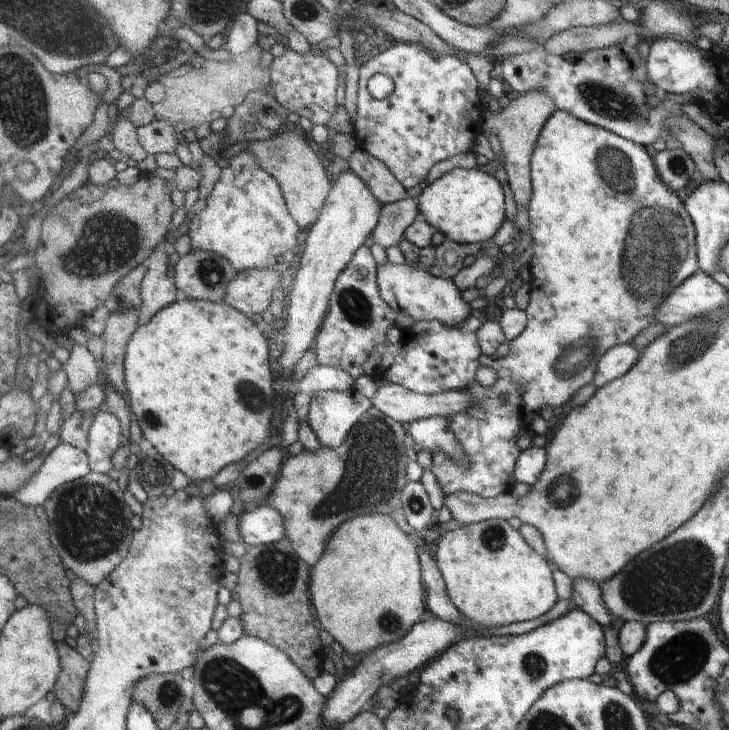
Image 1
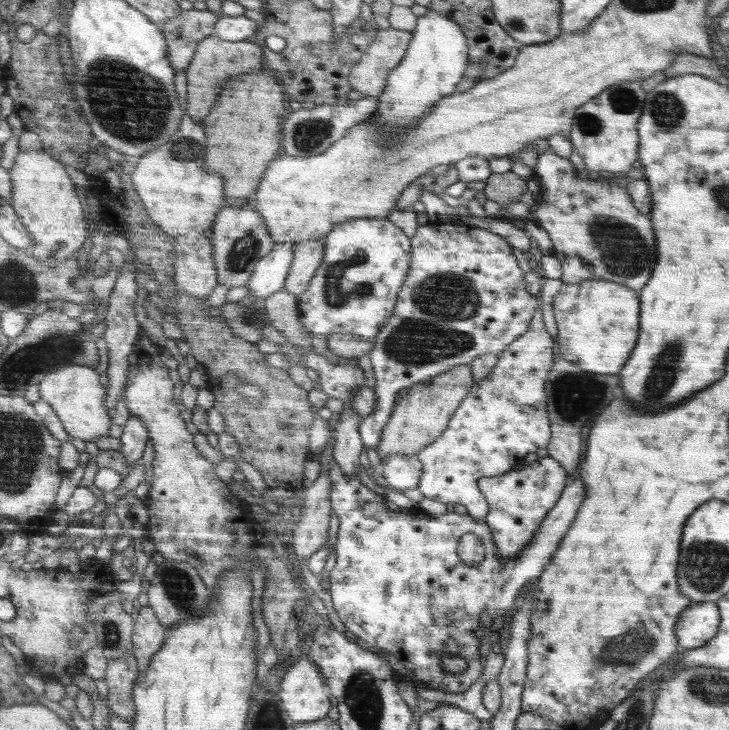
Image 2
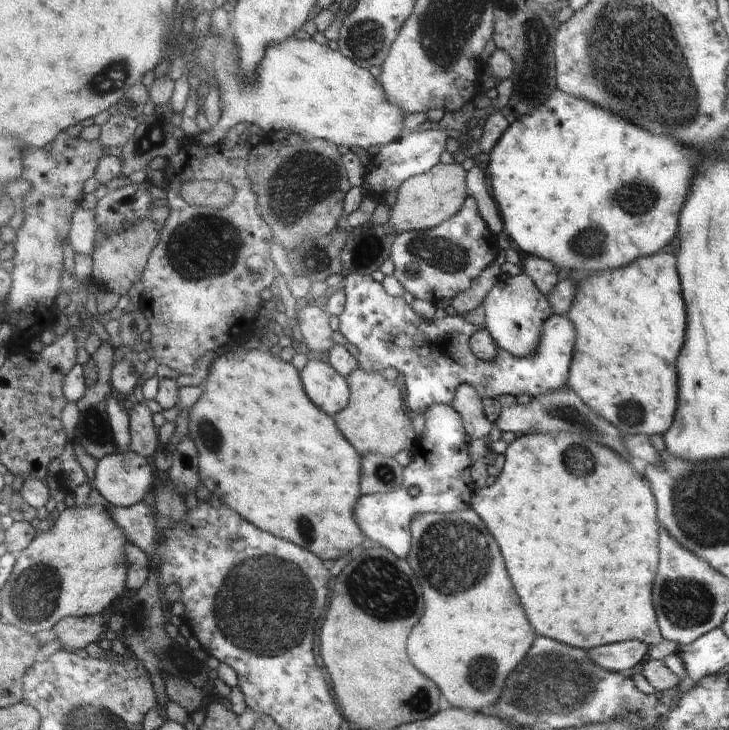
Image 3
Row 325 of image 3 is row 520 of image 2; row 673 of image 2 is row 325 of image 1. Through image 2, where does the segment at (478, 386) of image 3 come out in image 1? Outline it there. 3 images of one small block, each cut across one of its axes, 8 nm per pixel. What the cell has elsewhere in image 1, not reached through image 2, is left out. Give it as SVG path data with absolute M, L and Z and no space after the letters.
M469 316L467 320L464 320L464 322L462 322L462 324L458 324L458 326L446 326L445 323L438 322L438 320L415 321L414 326L405 330L401 330L401 342L396 342L396 344L387 343L384 347L381 348L382 362L379 366L382 366L382 370L384 370L384 378L386 382L403 386L404 388L407 388L408 390L421 395L434 395L454 390L465 390L466 386L472 385L474 383L474 380L476 380L476 372L478 372L478 366L480 366L481 363L478 362L478 358L480 358L480 354L483 354L483 352L480 352L480 346L478 346L478 336L476 336L476 332L478 332L478 328L480 328L480 326L482 326L482 322L480 322L478 318L474 318L474 316Z

